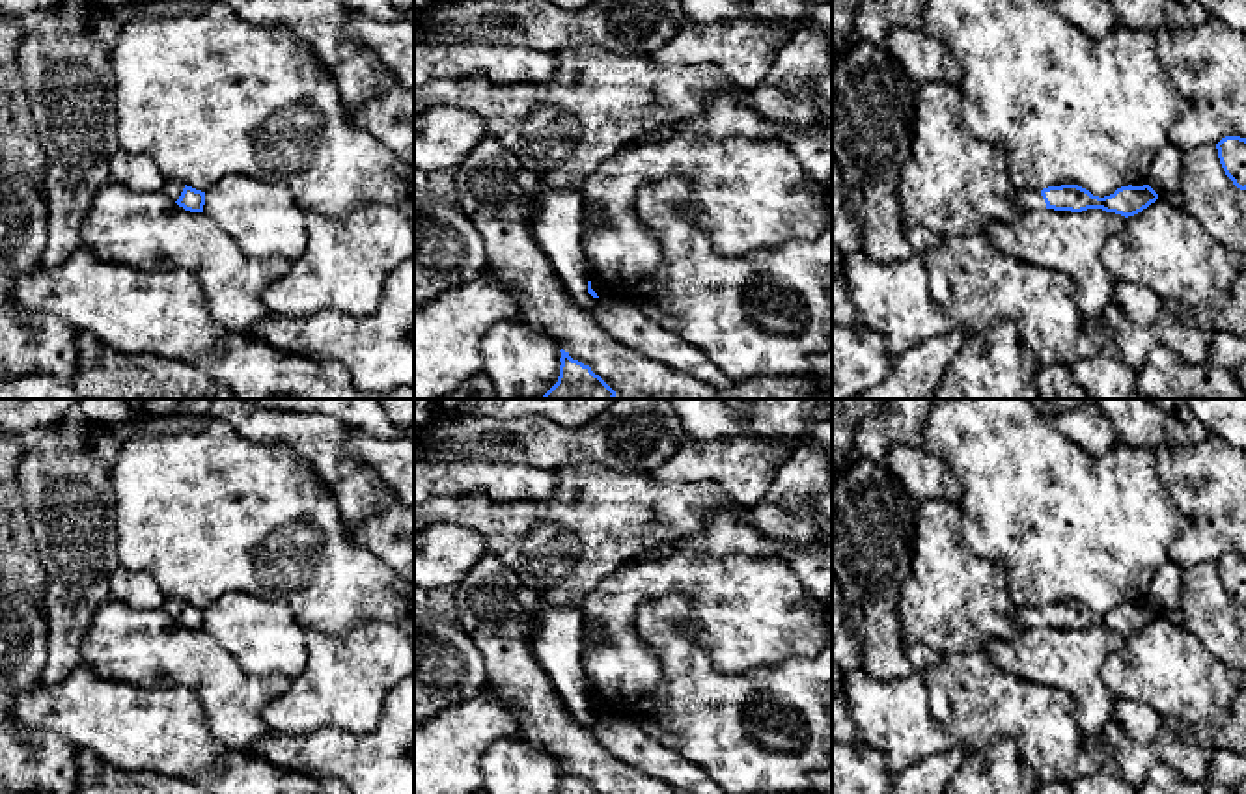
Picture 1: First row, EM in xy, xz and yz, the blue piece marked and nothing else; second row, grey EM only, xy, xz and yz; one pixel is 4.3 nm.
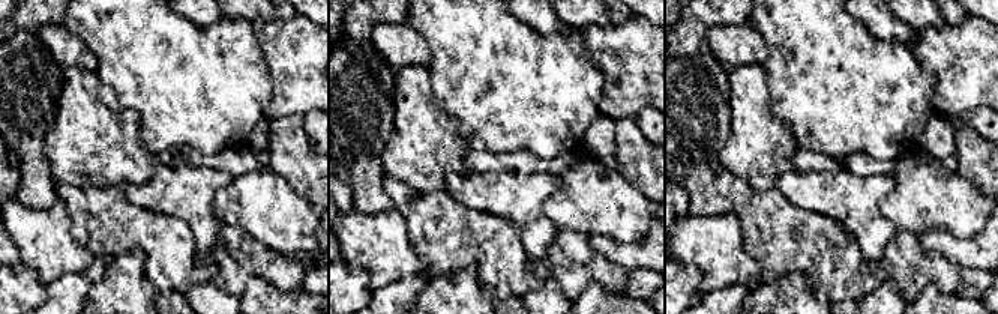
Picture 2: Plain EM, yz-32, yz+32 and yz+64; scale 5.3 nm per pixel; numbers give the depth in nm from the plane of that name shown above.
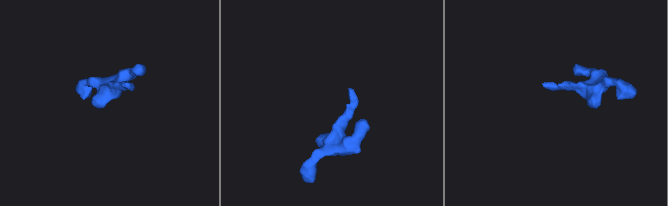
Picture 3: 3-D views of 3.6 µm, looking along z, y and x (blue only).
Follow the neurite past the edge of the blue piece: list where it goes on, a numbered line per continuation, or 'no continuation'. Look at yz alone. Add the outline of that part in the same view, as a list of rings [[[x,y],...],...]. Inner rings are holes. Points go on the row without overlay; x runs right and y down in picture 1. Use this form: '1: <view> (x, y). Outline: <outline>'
1: yz (1028, 617). Outline: [[[1018,606],[1017,621],[1024,630],[1046,626],[1041,609],[1031,606]]]

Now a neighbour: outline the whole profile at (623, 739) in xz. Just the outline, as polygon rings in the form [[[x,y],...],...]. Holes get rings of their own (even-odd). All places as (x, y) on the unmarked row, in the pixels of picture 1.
[[[599,716],[591,732],[612,755],[645,775],[688,794],[726,794],[701,768],[653,742],[638,723]]]

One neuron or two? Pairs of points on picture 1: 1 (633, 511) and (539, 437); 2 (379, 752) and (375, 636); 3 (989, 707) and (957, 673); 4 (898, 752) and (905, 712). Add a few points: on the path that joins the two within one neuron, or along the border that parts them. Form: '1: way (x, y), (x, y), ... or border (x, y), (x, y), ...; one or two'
1: border (614, 468), (581, 461), (554, 472); two
2: border (387, 696), (383, 718), (372, 731), (336, 729); two
3: way (982, 699), (963, 681); one
4: way (901, 742), (901, 722); one

